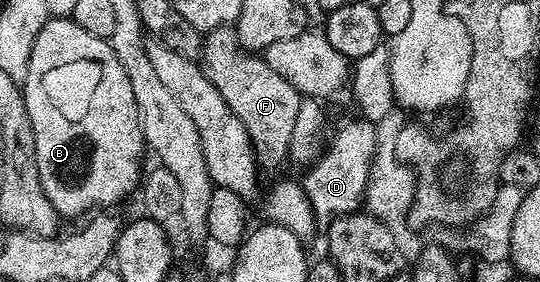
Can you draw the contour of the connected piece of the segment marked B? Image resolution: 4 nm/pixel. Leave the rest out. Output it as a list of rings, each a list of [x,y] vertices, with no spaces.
[[[51,16],[32,44],[24,93],[32,136],[36,140],[36,168],[40,172],[40,184],[44,196],[52,200],[52,208],[56,208],[59,216],[74,218],[85,210],[110,208],[106,206],[116,205],[125,194],[139,189],[144,174],[142,125],[128,72],[124,72],[120,60],[116,60],[116,52],[112,52],[107,39],[84,32],[84,28],[69,16]]]

